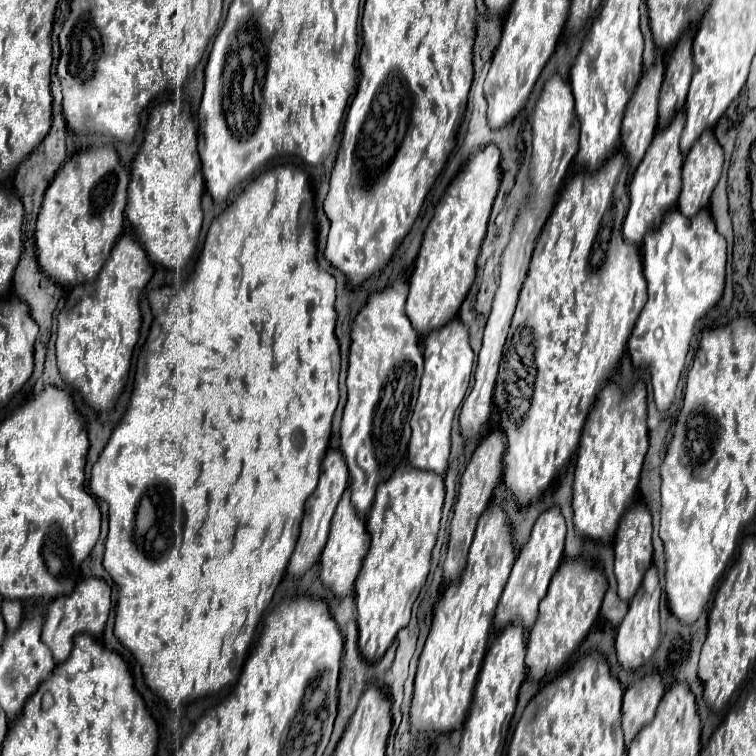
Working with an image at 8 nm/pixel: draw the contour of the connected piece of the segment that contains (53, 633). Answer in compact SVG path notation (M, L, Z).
M84 578L76 584L70 594L58 596L46 614L46 624L42 630L42 642L50 648L56 662L64 662L72 650L72 640L76 634L86 632L90 636L100 636L110 612L110 592L108 584L102 578Z

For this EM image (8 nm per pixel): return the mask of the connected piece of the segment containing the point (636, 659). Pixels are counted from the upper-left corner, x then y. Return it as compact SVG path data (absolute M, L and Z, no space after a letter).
M652 564L642 580L642 586L638 588L636 596L630 600L628 604L628 614L624 616L624 620L618 626L616 632L616 652L618 652L618 662L628 668L628 670L636 670L640 668L646 660L650 660L650 656L656 652L658 644L660 644L660 618L658 618L658 602L660 602L660 584L658 584L658 574L656 574L656 566Z

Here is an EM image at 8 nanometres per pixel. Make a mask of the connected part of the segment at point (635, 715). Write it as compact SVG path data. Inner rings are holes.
M652 672L626 688L622 702L622 730L626 746L632 742L632 738L638 734L642 726L652 722L662 694L664 684L658 672Z

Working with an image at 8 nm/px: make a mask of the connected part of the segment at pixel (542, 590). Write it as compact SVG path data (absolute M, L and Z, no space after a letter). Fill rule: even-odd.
M558 506L548 508L546 512L542 512L532 528L532 534L528 538L528 542L522 546L514 568L510 572L510 578L504 586L504 592L500 596L498 608L496 608L496 616L494 616L494 628L500 632L508 622L512 622L514 618L520 618L524 628L530 630L536 622L538 616L538 604L540 600L546 596L548 584L552 574L558 570L562 556L564 556L564 536L566 536L566 524L564 518L560 514Z

